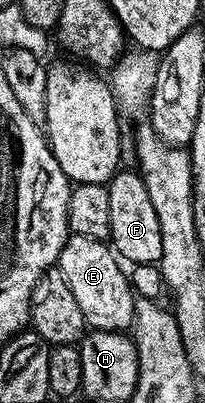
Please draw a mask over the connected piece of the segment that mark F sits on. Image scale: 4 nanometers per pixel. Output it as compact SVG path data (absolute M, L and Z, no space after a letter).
M118 170L116 176L109 181L107 191L111 222L109 241L114 252L131 265L158 264L163 253L162 232L159 217L151 204L151 197L147 194L144 178L136 170Z

